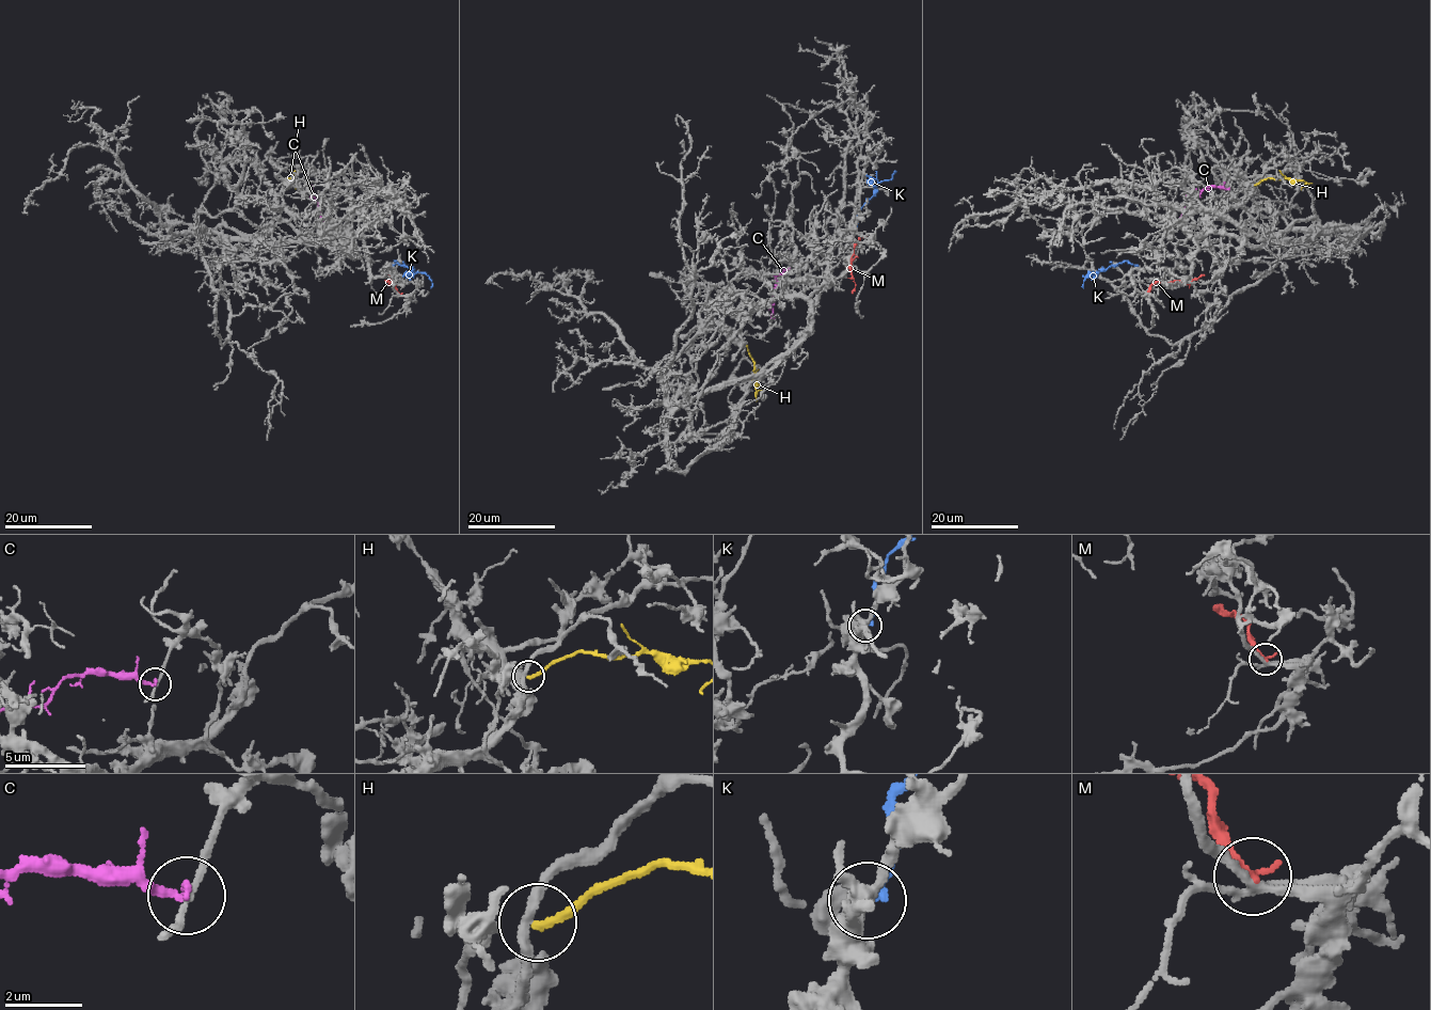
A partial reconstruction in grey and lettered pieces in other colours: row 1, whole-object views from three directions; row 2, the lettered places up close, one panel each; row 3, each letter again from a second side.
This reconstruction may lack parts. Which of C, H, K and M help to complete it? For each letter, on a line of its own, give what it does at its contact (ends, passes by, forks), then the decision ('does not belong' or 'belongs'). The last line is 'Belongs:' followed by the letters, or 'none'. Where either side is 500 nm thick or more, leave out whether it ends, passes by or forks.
C: it ends | does not belong
H: it ends | does not belong
K: it ends | belongs
M: it ends | does not belong
Belongs: K

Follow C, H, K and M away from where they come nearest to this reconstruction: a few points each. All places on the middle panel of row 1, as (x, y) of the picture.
C: (772, 318), (776, 278), (790, 268)
H: (746, 343), (753, 362), (756, 394), (761, 390)
K: (855, 226), (860, 208), (877, 185), (888, 180), (894, 172)
M: (862, 236), (855, 246), (851, 263), (855, 282), (852, 293)

